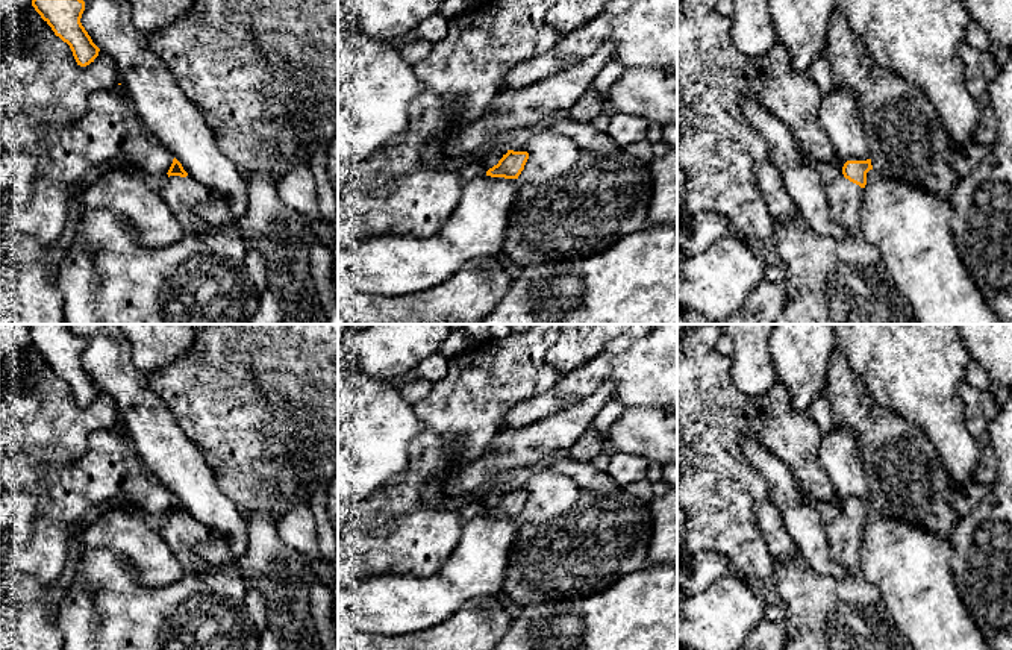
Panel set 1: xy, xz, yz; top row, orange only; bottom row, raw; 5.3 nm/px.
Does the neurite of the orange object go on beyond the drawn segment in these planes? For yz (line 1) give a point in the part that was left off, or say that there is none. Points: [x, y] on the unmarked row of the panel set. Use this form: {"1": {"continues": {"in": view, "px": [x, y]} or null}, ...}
{"1": {"continues": {"in": "yz", "px": [824, 612]}}}

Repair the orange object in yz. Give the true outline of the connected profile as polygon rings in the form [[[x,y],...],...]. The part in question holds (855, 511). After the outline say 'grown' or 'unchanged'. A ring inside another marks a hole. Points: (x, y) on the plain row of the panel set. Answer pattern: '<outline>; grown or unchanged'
[[[871,498],[847,500],[842,512],[826,523],[826,533],[833,559],[848,570],[845,579],[818,574],[801,556],[789,538],[780,511],[771,500],[759,500],[754,514],[768,552],[774,561],[774,580],[788,617],[783,650],[914,650],[910,641],[897,629],[880,591],[861,570],[861,544]]]; grown

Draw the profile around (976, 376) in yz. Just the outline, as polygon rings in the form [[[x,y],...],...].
[[[973,359],[970,361],[967,368],[967,382],[974,388],[991,392],[992,380],[988,377],[983,368]]]

